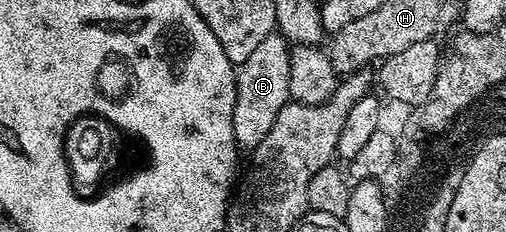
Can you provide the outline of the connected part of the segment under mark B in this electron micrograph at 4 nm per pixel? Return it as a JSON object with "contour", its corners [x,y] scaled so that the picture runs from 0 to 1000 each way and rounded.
{"contour":[[[542,138],[488,246],[468,293],[468,401],[464,405],[464,474],[460,478],[460,556],[470,642],[498,647],[528,595],[528,560],[543,543],[543,509],[551,509],[551,474],[573,444],[571,358],[575,353],[575,284],[571,228],[575,194],[553,138]]]}

